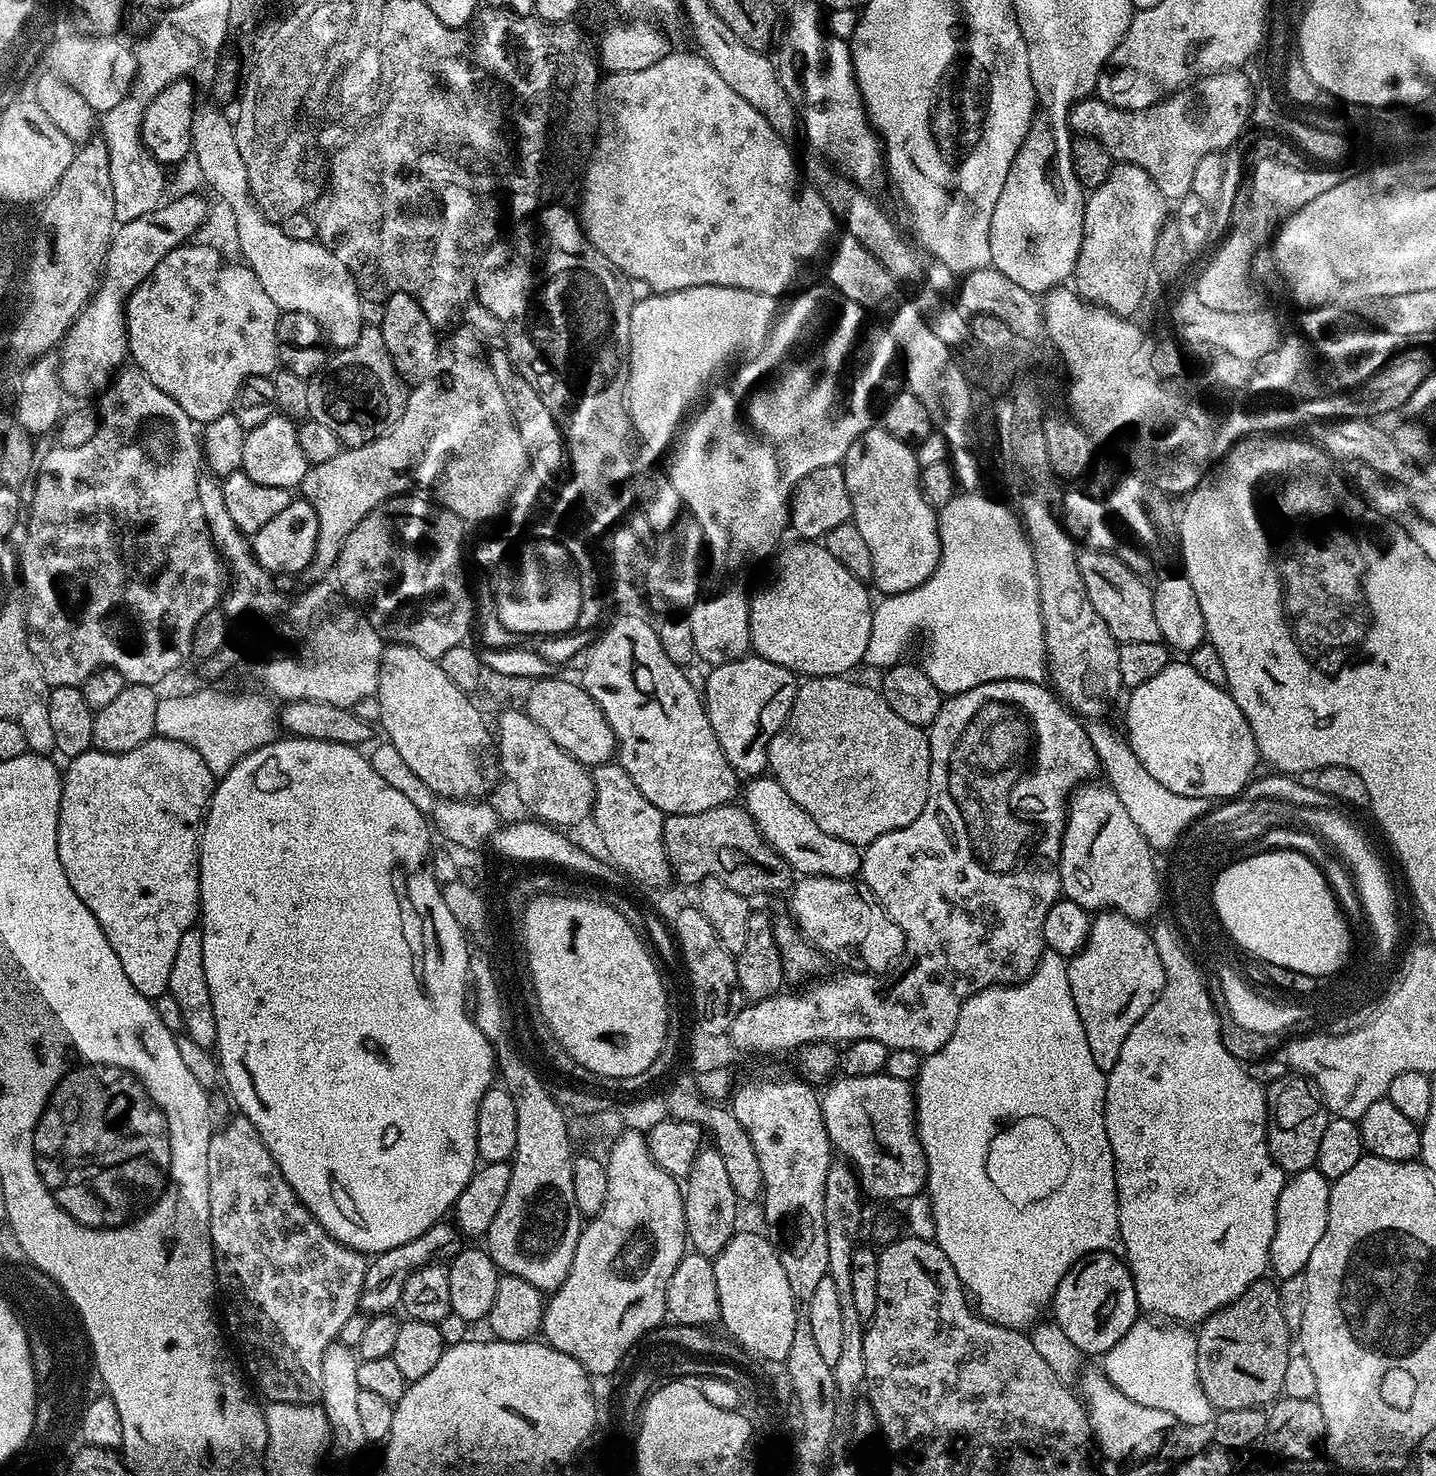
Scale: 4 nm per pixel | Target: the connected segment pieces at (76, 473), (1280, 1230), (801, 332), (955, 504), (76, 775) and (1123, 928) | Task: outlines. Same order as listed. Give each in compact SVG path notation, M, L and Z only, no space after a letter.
M128 366L123 369L103 389L100 404L98 403L98 415L100 418L100 429L94 434L94 438L90 438L90 442L85 442L82 446L74 446L73 448L61 448L59 446L53 446L48 453L43 453L42 459L38 464L38 471L34 476L34 484L36 480L36 489L32 492L32 509L27 509L26 512L26 524L28 520L28 529L24 532L24 544L22 540L22 547L19 549L19 569L18 576L24 579L24 592L28 595L28 600L26 599L26 611L24 613L24 623L26 625L26 631L28 634L28 646L34 658L38 663L40 663L40 669L44 675L44 681L50 686L55 686L57 684L70 684L73 686L79 686L88 675L95 668L113 668L122 673L125 681L130 684L146 684L149 686L159 685L159 680L164 680L180 663L184 660L184 655L189 655L190 647L192 644L192 635L196 633L196 627L198 622L207 614L207 612L213 611L214 604L210 601L204 600L204 595L208 592L208 584L212 584L220 576L220 567L222 567L221 561L218 559L218 553L212 543L212 533L208 527L208 519L206 514L202 514L202 502L200 501L200 495L198 494L198 482L200 481L200 476L198 471L196 472L196 467L201 467L202 464L202 448L199 443L196 444L192 440L180 440L176 444L176 440L167 432L168 424L164 421L164 416L177 416L181 415L180 407L178 402L174 402L168 395L162 390L158 390L158 386L154 386L154 382L150 382L150 378L146 378L144 373L140 371L139 368L135 366Z
M1315 1166L1295 1173L1285 1183L1276 1203L1274 1238L1270 1242L1268 1255L1271 1271L1276 1271L1277 1277L1303 1273L1304 1267L1310 1262L1310 1254L1314 1254L1314 1246L1318 1246L1322 1234L1326 1234L1331 1193L1329 1180Z
M694 286L681 292L666 292L663 294L648 294L645 300L640 300L631 305L632 317L630 318L630 350L628 351L628 378L626 381L626 403L628 405L628 415L631 419L632 426L637 437L644 439L644 444L652 452L664 452L663 471L666 473L668 480L678 490L680 503L702 526L702 534L706 545L707 555L712 555L712 560L720 568L740 568L743 564L748 564L751 560L764 560L777 551L778 545L785 539L784 531L790 528L790 501L792 499L793 487L802 478L806 478L814 470L825 468L831 464L840 464L844 456L848 453L848 448L858 439L868 428L873 427L872 408L868 405L868 392L864 388L856 388L856 380L852 376L844 376L844 363L852 356L852 343L860 336L860 327L864 324L865 309L857 304L855 300L843 296L835 290L828 292L800 292L793 300L785 299L781 302L775 296L758 294L750 290L738 290L737 288L723 288L722 286Z
M957 494L953 496L946 506L939 509L940 521L940 561L934 570L932 577L925 584L919 584L914 590L900 592L897 596L884 596L881 604L874 608L872 621L872 639L870 641L870 660L876 664L889 665L894 659L894 652L898 651L902 640L911 632L912 628L925 628L928 631L928 657L922 661L924 673L938 686L938 690L945 697L956 696L960 692L970 690L979 684L985 684L991 680L1031 680L1040 682L1046 676L1046 661L1044 658L1044 627L1041 624L1039 600L1036 594L1036 573L1030 563L1029 557L1020 553L1018 545L1012 541L1008 533L1008 520L1000 513L1000 508L988 496L976 496L980 494Z
M153 735L151 740L142 742L129 752L101 752L89 750L71 757L67 761L68 769L62 772L60 785L60 813L58 814L58 858L62 862L62 870L66 870L66 878L70 878L70 886L74 886L74 894L82 898L82 902L96 916L102 926L114 954L118 954L118 962L122 962L122 970L126 970L126 978L134 982L134 990L149 998L157 998L168 992L170 970L174 970L174 954L177 953L178 942L188 928L197 923L200 916L200 833L209 804L212 802L214 777L210 766L202 762L202 754L181 740L171 740L165 736Z
M1100 910L1095 913L1092 928L1084 949L1067 961L1070 994L1090 1042L1094 1066L1105 1074L1112 1071L1126 1034L1134 1030L1138 1018L1154 1006L1162 994L1166 974L1155 949L1149 929L1143 923L1131 920L1120 912Z

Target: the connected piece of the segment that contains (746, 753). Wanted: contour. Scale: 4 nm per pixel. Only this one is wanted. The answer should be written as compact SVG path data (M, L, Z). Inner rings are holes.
M755 654L713 667L702 689L708 727L718 738L729 766L741 777L755 778L768 768L768 743L788 719L797 687L797 673Z

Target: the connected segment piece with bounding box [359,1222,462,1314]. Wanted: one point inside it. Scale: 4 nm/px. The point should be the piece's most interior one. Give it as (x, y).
(382, 1289)

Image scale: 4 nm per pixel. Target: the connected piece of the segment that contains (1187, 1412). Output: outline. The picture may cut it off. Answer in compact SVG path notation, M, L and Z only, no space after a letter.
M1140 1318L1124 1337L1102 1357L1105 1376L1134 1402L1168 1411L1184 1426L1211 1425L1214 1409L1198 1380L1196 1336L1184 1326L1159 1328L1151 1319Z

